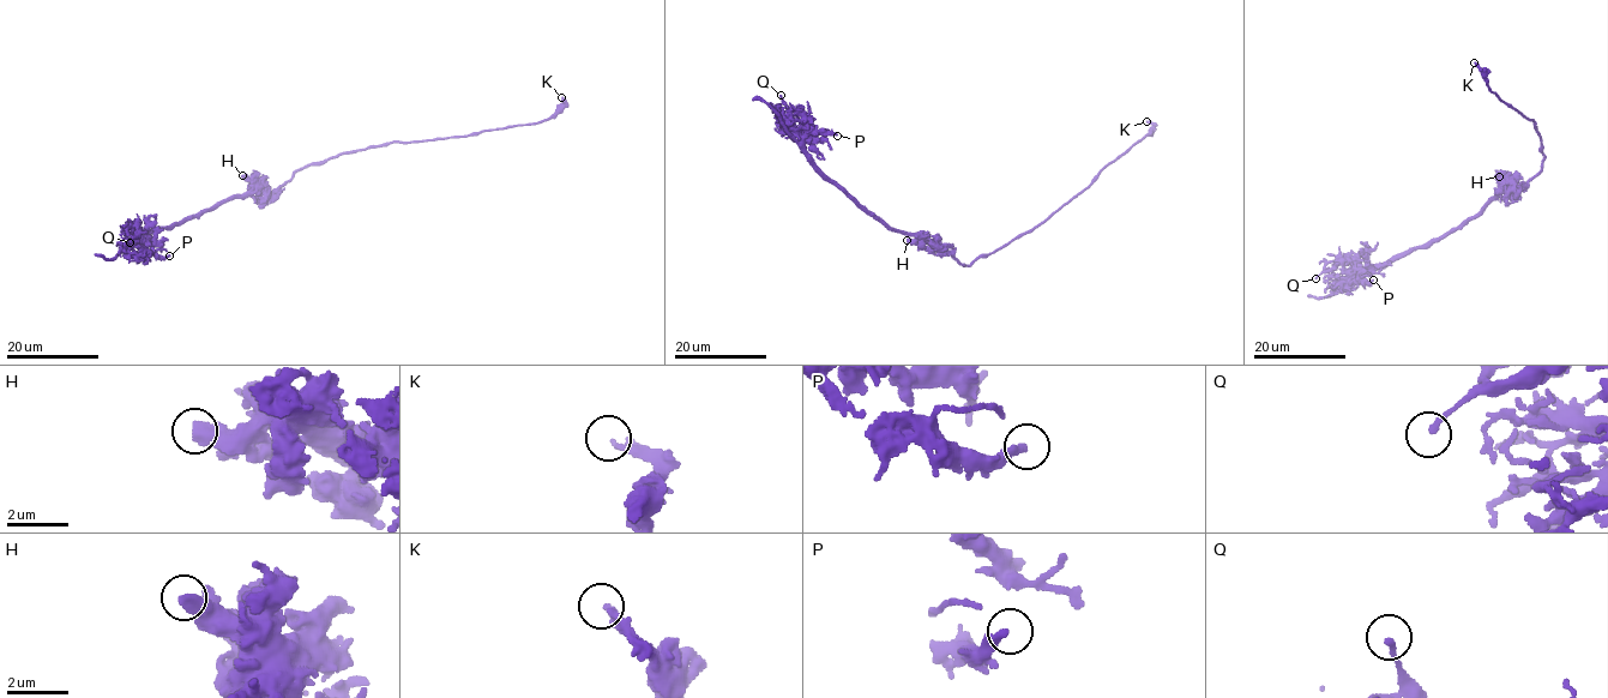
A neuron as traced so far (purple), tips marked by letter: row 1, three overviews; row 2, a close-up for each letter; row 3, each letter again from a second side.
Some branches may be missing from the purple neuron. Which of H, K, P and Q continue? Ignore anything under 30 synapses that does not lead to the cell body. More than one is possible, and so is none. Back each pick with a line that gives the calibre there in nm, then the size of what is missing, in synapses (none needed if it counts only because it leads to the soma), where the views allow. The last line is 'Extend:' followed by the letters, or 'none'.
Extend: none

